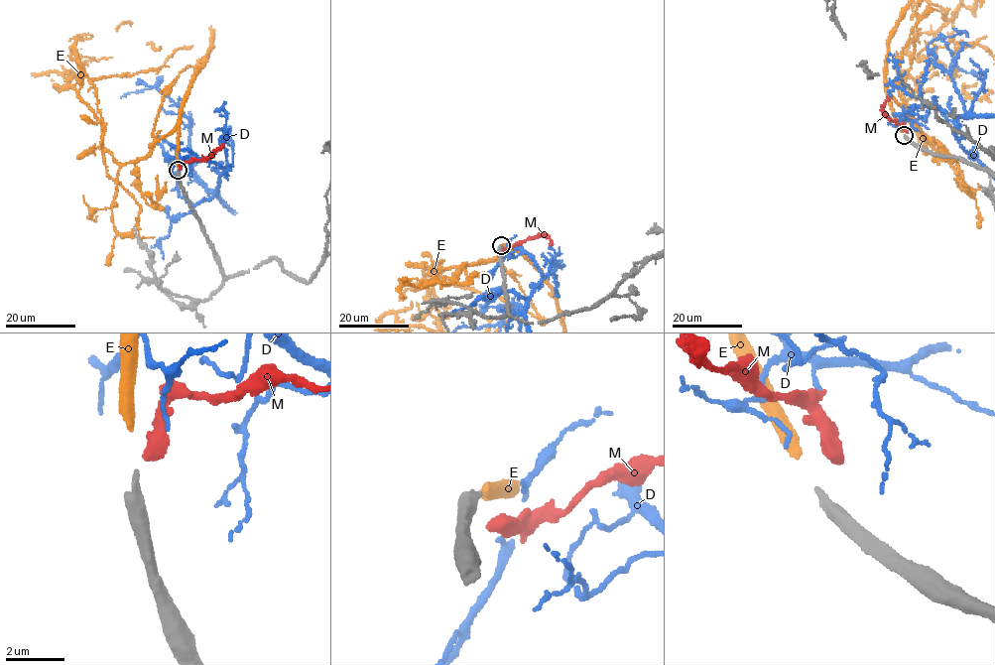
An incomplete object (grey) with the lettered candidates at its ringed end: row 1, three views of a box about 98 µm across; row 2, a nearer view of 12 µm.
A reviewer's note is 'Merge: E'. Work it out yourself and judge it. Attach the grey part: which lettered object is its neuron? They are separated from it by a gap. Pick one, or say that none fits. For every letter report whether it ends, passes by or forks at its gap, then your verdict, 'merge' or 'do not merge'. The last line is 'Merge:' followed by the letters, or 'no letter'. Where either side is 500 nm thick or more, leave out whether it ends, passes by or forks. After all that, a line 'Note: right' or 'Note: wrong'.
D: it ends | do not merge
E: it ends | merge
M: do not merge
Merge: E
Note: right

